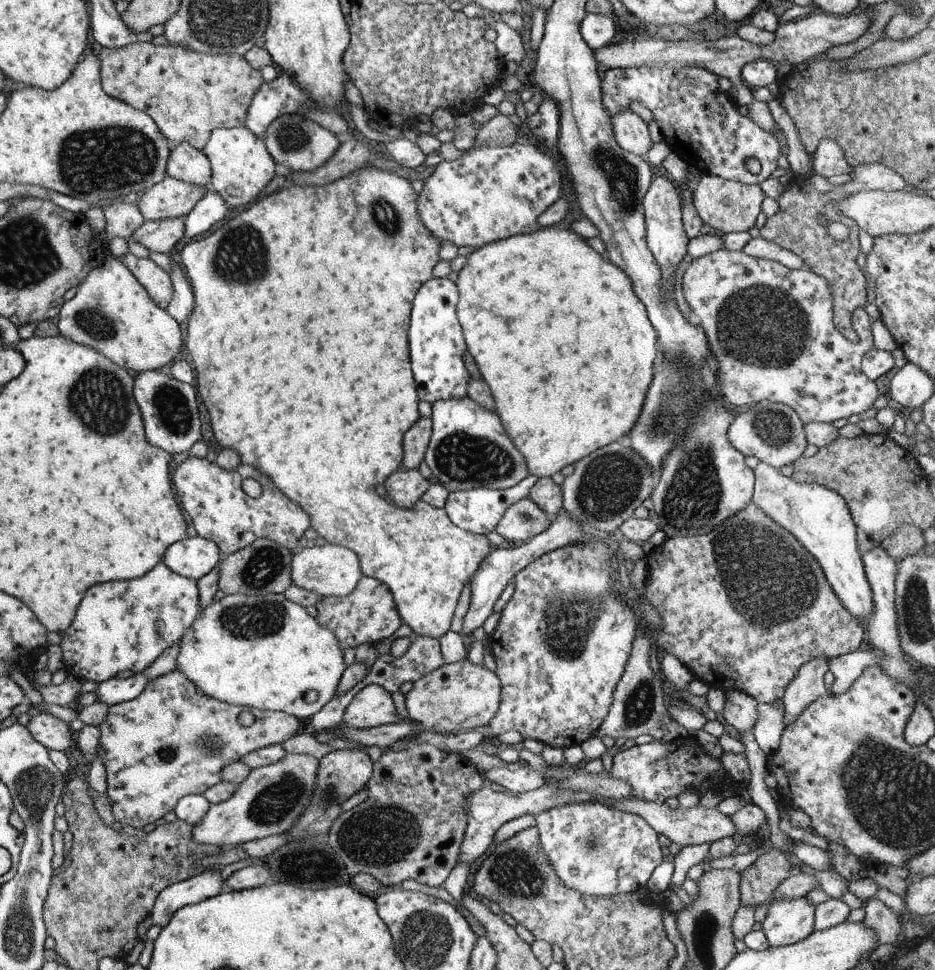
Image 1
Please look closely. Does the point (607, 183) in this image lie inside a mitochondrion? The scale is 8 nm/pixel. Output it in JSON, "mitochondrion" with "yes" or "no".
{"mitochondrion":"yes"}

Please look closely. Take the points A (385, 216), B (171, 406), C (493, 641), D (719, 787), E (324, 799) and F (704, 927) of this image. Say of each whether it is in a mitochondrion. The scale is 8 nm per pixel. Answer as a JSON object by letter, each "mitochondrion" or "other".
{"A":"mitochondrion","B":"mitochondrion","C":"other","D":"other","E":"mitochondrion","F":"mitochondrion"}

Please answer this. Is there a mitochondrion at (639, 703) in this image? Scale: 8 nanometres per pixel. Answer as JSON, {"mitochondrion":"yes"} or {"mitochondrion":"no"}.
{"mitochondrion":"yes"}

